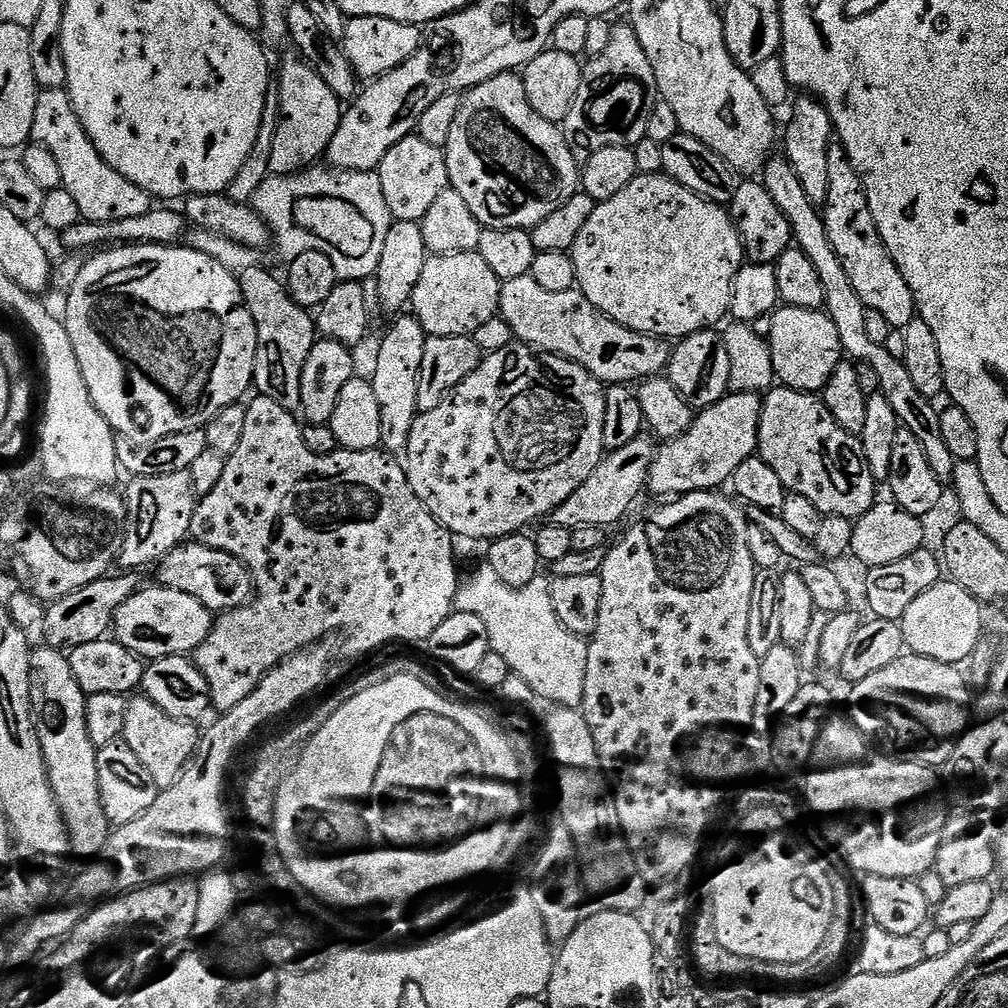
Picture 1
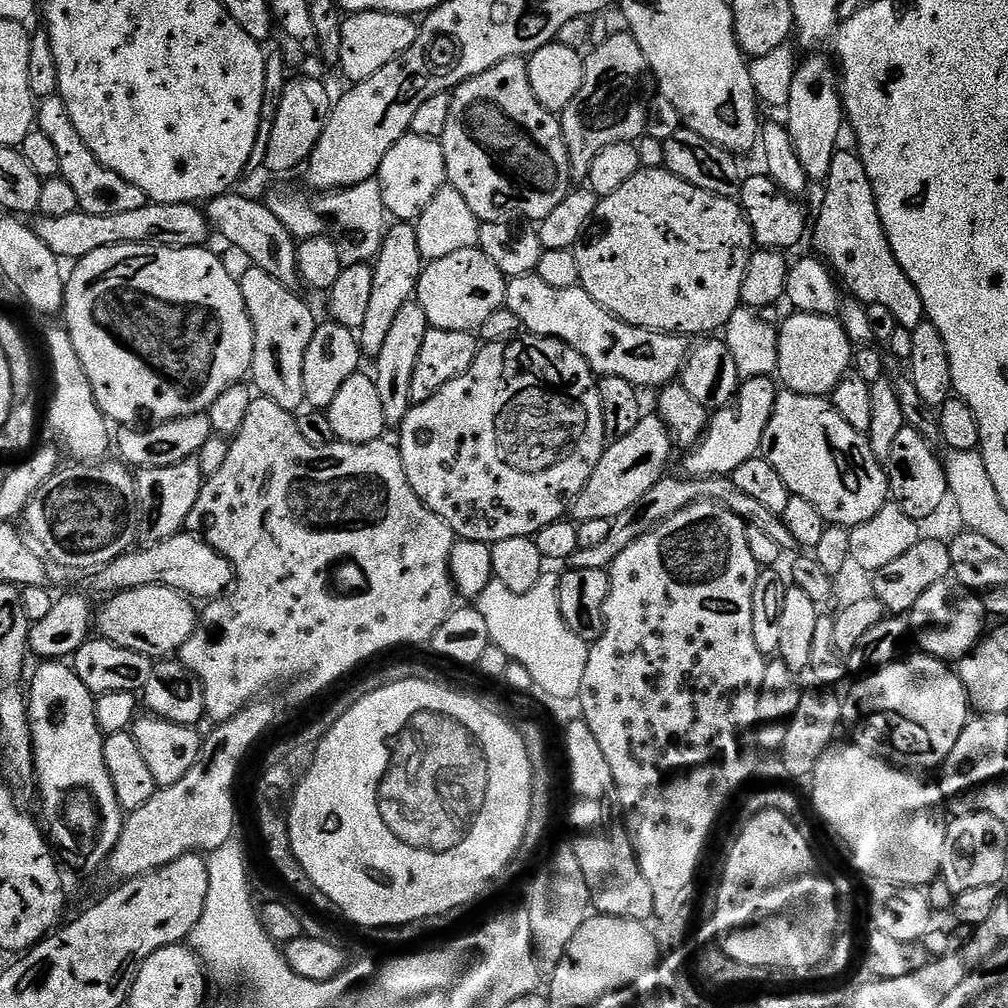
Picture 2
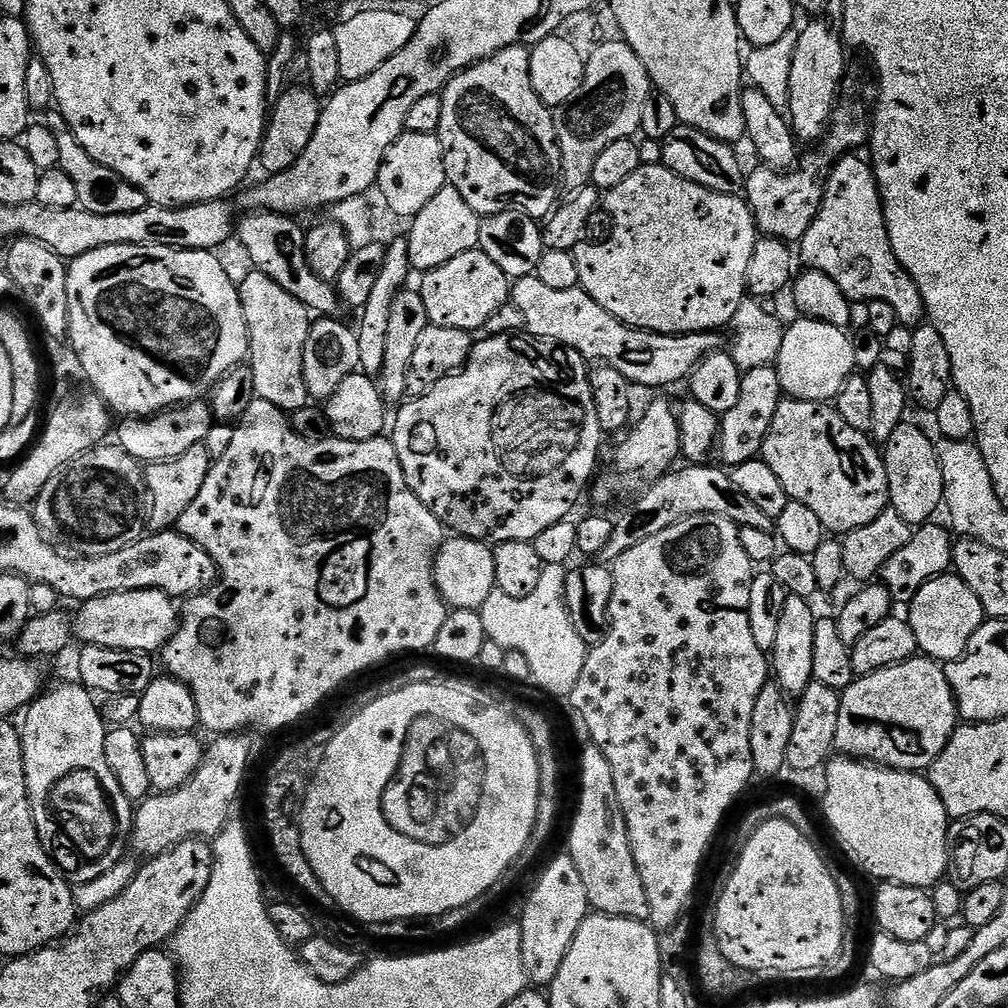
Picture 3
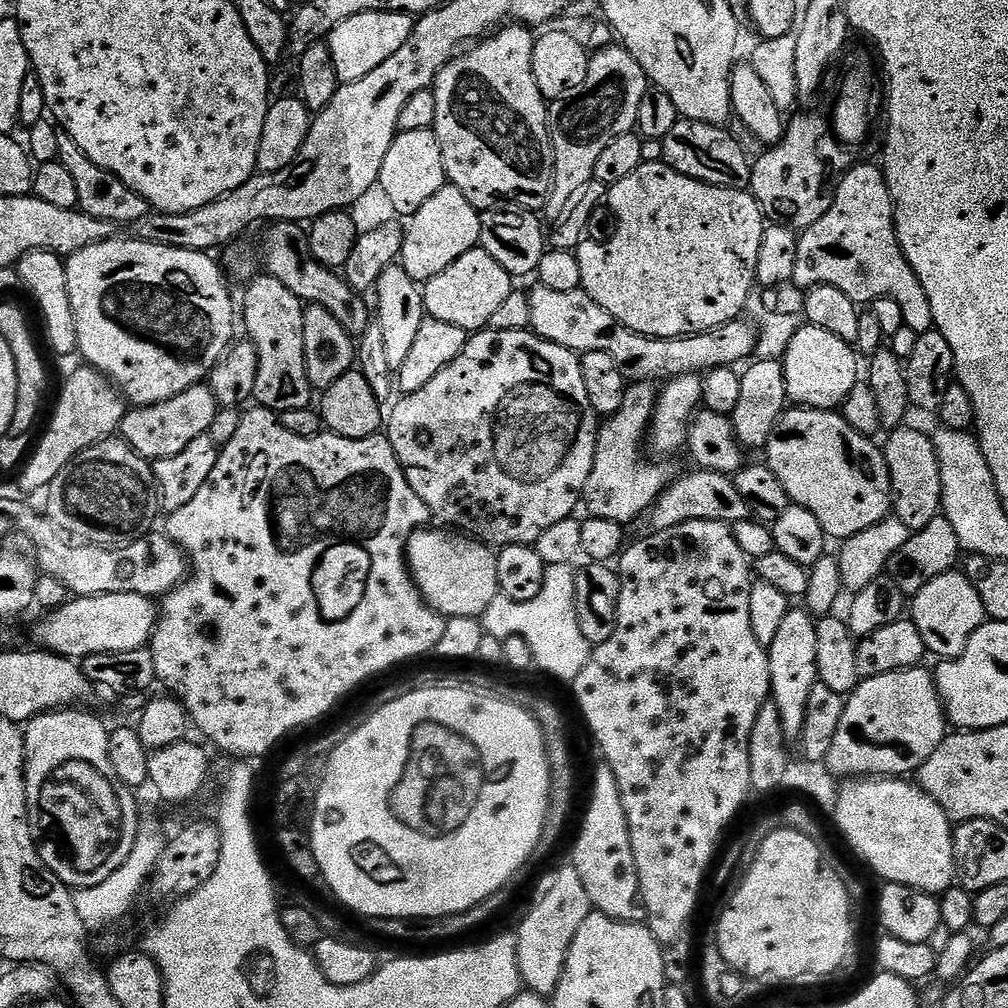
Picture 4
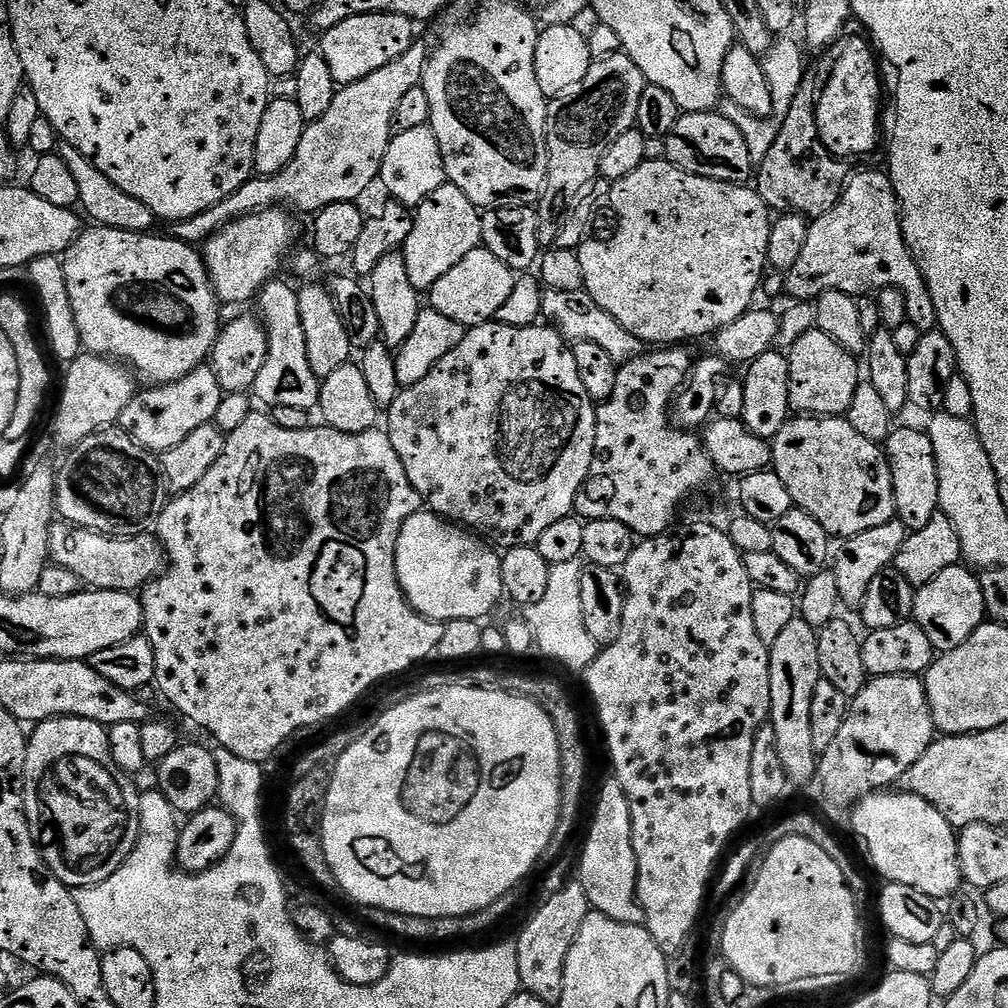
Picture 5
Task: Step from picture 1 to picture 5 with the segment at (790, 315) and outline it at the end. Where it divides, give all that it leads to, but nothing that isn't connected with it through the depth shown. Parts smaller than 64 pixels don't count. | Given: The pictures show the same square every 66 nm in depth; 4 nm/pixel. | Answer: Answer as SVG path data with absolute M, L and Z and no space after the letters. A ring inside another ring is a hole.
M815 330L802 334L798 342L787 349L790 366L790 409L806 416L843 417L850 402L854 402L854 390L862 382L862 368L856 365L857 357L847 352L834 338Z

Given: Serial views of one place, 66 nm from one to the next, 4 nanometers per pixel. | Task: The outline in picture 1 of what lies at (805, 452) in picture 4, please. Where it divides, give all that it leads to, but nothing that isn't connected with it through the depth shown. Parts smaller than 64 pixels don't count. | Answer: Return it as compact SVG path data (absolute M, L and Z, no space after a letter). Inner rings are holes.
M776 386L763 397L760 406L760 433L758 434L758 454L782 478L785 488L794 494L802 494L804 498L814 502L820 513L826 516L844 516L855 521L865 516L877 503L876 488L878 482L874 474L870 474L870 466L864 457L864 451L857 437L851 436L826 410L823 399L810 392L799 392L793 388Z

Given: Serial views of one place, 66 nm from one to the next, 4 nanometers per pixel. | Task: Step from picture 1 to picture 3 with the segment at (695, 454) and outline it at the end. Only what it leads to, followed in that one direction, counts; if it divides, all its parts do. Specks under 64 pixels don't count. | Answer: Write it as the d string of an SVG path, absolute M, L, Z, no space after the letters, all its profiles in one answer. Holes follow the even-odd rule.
M775 367L755 368L743 373L742 394L738 394L734 410L723 413L720 420L718 456L725 460L725 465L735 466L754 460L763 453L764 439L770 430L770 422L774 422L774 410L778 410L781 399L780 379Z

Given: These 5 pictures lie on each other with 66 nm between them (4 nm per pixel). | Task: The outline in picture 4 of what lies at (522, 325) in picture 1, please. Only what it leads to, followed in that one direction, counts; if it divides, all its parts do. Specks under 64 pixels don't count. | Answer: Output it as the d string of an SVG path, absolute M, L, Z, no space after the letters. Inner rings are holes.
M533 288L528 292L531 331L577 354L602 350L610 354L620 369L636 382L656 382L659 376L671 378L687 372L704 374L713 368L736 366L739 360L747 361L747 356L751 357L756 351L758 329L748 318L737 318L693 336L659 340L622 326L582 290L566 290L558 294L558 290Z

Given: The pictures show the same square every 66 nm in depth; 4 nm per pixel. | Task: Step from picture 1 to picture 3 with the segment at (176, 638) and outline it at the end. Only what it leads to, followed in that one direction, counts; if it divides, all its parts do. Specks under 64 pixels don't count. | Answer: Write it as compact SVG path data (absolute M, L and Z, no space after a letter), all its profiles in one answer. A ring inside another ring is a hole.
M158 588L106 594L83 601L74 612L74 636L81 645L117 648L127 652L156 654L163 649L178 627L178 604Z

